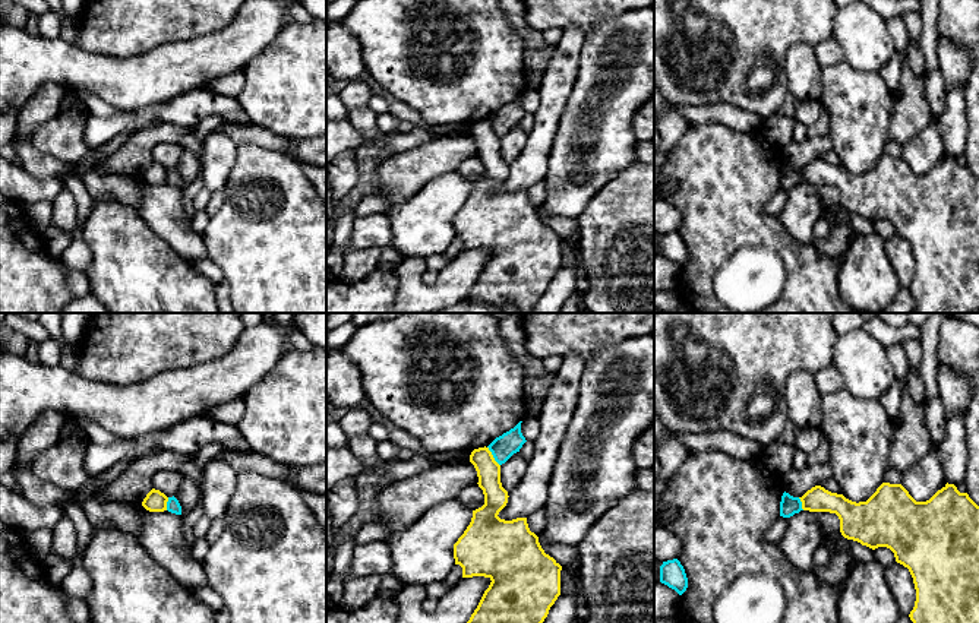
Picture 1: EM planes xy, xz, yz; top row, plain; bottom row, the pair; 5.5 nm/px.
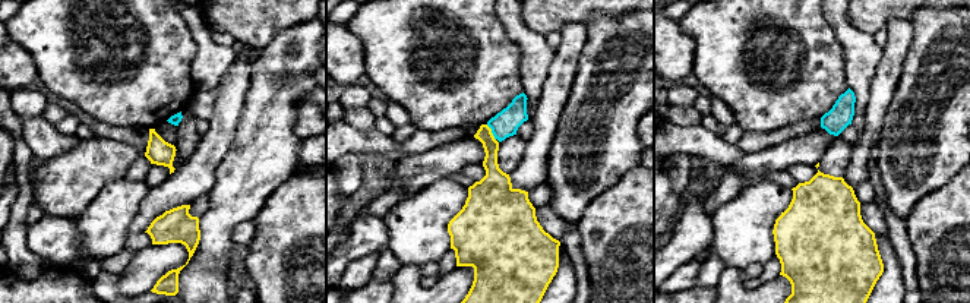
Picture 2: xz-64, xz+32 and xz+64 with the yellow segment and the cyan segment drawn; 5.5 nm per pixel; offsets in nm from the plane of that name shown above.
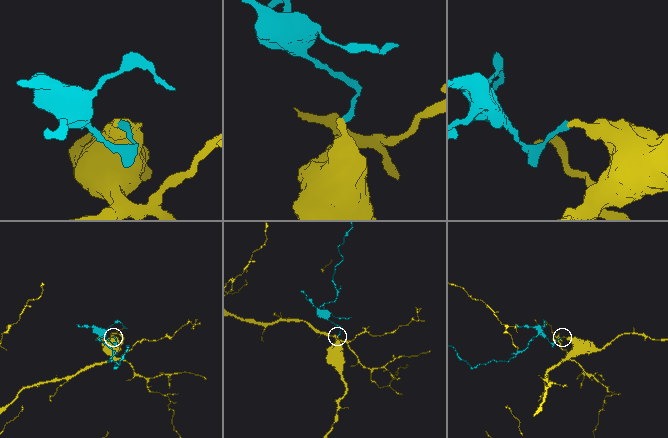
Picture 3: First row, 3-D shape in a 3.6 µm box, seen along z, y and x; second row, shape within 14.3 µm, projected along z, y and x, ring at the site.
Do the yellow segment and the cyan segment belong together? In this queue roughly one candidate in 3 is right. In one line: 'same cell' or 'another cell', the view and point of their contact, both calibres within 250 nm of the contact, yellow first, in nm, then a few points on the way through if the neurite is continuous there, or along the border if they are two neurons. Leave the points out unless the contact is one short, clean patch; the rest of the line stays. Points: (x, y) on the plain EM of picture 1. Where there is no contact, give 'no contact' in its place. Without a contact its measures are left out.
another cell; meets yellow in xz at (492, 129); 130 nm thick on the yellow side, 140 nm on the other; border along xz (488, 119), (499, 138)

